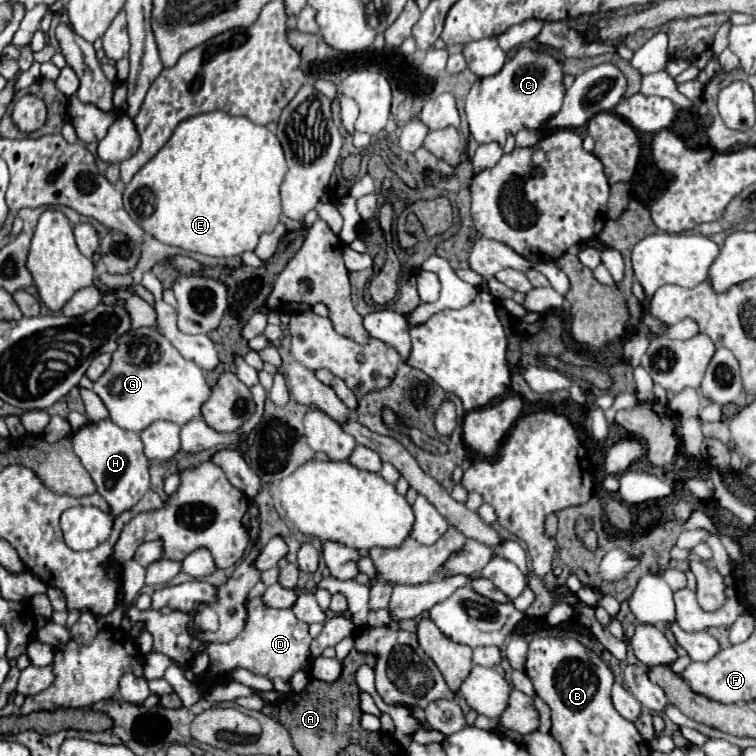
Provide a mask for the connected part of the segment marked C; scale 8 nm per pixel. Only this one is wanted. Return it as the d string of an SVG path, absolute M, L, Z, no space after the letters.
M520 47L504 67L492 77L480 77L472 85L466 97L466 119L470 133L478 143L496 141L504 147L508 135L516 135L520 129L540 131L550 117L554 117L564 99L564 71L562 61L546 51Z

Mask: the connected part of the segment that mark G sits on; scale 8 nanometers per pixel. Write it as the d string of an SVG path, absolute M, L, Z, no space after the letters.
M138 327L138 329L128 331L128 335L120 337L118 349L112 353L112 365L94 383L94 393L102 399L102 403L106 405L106 409L110 413L110 419L118 427L140 433L140 431L144 431L144 427L148 427L160 419L168 419L178 425L184 425L184 423L200 417L200 407L210 397L210 387L206 385L206 377L200 371L200 367L196 367L194 363L188 363L160 331L150 329L150 327Z

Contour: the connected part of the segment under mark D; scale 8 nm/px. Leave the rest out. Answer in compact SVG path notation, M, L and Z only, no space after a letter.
M262 597L250 599L248 607L248 621L244 631L228 641L228 643L210 643L208 645L208 655L210 655L210 673L206 675L206 681L210 685L224 683L226 673L232 671L234 667L248 669L256 675L274 679L290 679L296 671L308 667L310 659L310 633L308 633L308 623L300 621L292 609L272 609L266 607Z

